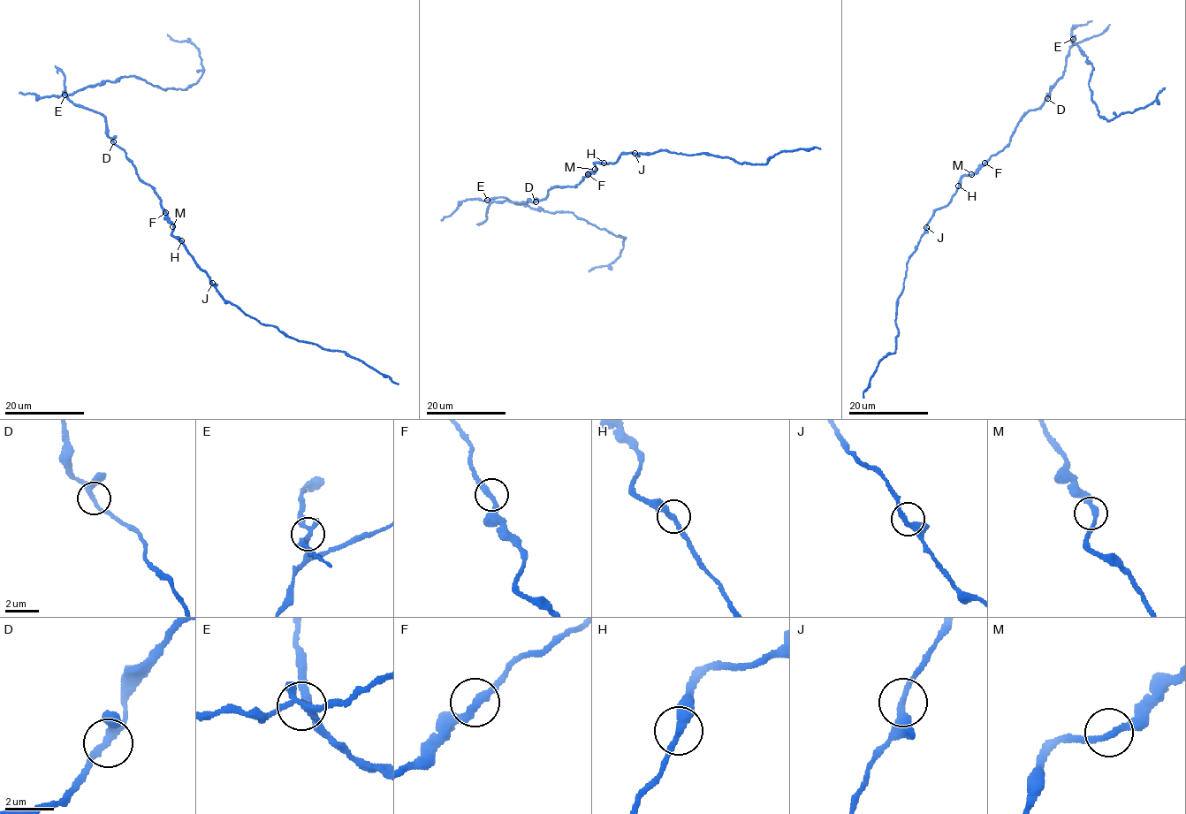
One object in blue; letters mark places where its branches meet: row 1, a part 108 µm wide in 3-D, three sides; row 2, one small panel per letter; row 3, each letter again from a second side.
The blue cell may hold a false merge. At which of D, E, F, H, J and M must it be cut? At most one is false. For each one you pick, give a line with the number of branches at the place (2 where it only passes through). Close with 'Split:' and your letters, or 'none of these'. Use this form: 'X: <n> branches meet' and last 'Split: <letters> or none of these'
E: 3 branches meet
Split: E

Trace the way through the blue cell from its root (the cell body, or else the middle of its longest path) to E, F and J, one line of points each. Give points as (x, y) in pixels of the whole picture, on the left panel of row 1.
E: (144, 181), (126, 152), (108, 136), (103, 116), (75, 105), (64, 95)
F: (144, 181), (153, 188), (165, 212)
J: (144, 181), (148, 184), (160, 199), (173, 226), (171, 232), (212, 283)

